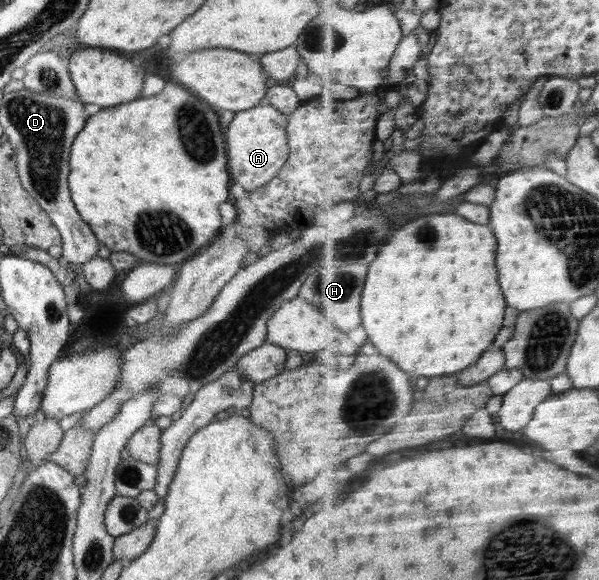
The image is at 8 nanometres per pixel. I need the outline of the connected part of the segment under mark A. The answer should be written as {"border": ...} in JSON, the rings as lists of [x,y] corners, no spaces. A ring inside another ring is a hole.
{"border":[[[264,102],[249,110],[240,110],[234,114],[227,126],[227,158],[231,180],[239,182],[249,192],[261,188],[271,178],[275,178],[289,156],[286,126],[288,115]]]}

